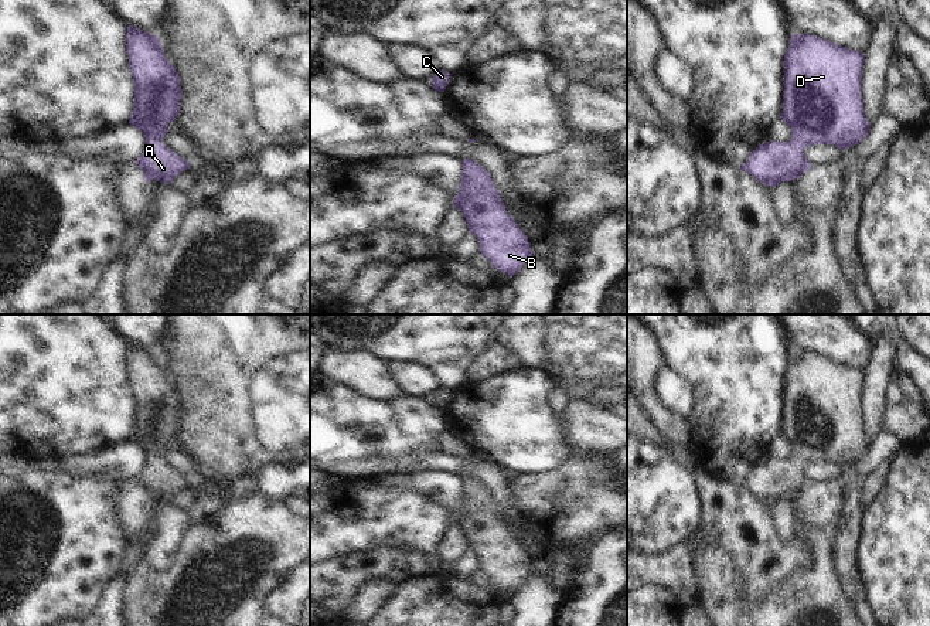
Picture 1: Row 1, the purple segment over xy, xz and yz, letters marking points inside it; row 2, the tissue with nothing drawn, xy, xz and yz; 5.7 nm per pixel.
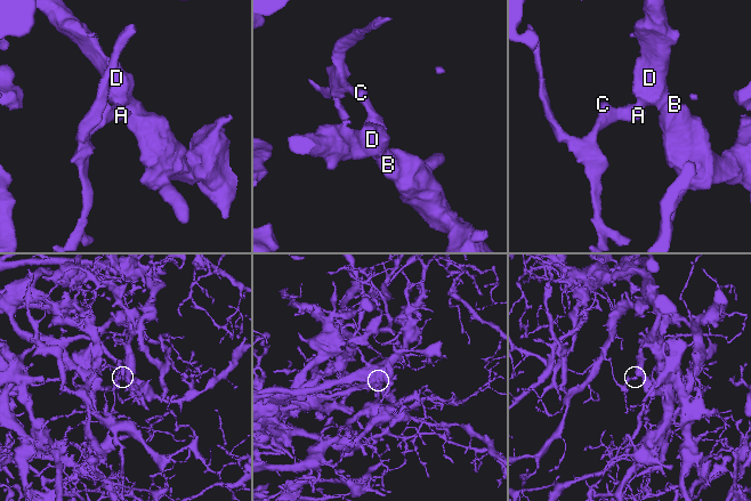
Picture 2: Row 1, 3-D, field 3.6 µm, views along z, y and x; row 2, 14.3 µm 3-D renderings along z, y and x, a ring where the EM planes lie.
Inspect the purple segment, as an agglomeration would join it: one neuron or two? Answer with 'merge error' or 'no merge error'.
no merge error

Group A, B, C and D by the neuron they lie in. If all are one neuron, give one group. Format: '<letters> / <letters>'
A B C D

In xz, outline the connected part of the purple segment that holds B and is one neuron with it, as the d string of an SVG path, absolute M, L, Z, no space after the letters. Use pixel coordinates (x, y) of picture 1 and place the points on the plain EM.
M474 477L461 479L461 500L453 524L463 530L469 550L480 559L480 569L512 595L534 572L528 554L505 527L491 491Z

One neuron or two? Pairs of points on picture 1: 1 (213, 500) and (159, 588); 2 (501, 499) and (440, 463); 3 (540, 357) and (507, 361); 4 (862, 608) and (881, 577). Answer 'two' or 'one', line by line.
1: two
2: one
3: two
4: two

